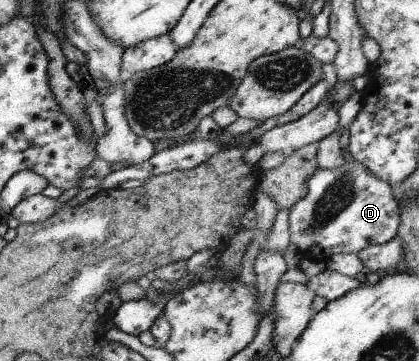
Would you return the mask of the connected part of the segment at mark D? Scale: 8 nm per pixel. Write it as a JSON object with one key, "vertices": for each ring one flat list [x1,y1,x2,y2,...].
{"vertices":[[352,158,350,162,344,162,342,166,336,169,320,169,312,174,312,177,307,181,308,193,302,198,292,209,289,210,289,243,294,244,298,248,301,256,306,256,310,260,328,262,332,256,336,254,351,254,360,253,364,248,371,245,382,245,392,240,397,236,397,231,401,224,401,215,399,205,393,196,393,186,388,185,386,182,380,181,376,176,373,176,363,165,360,165]]}

